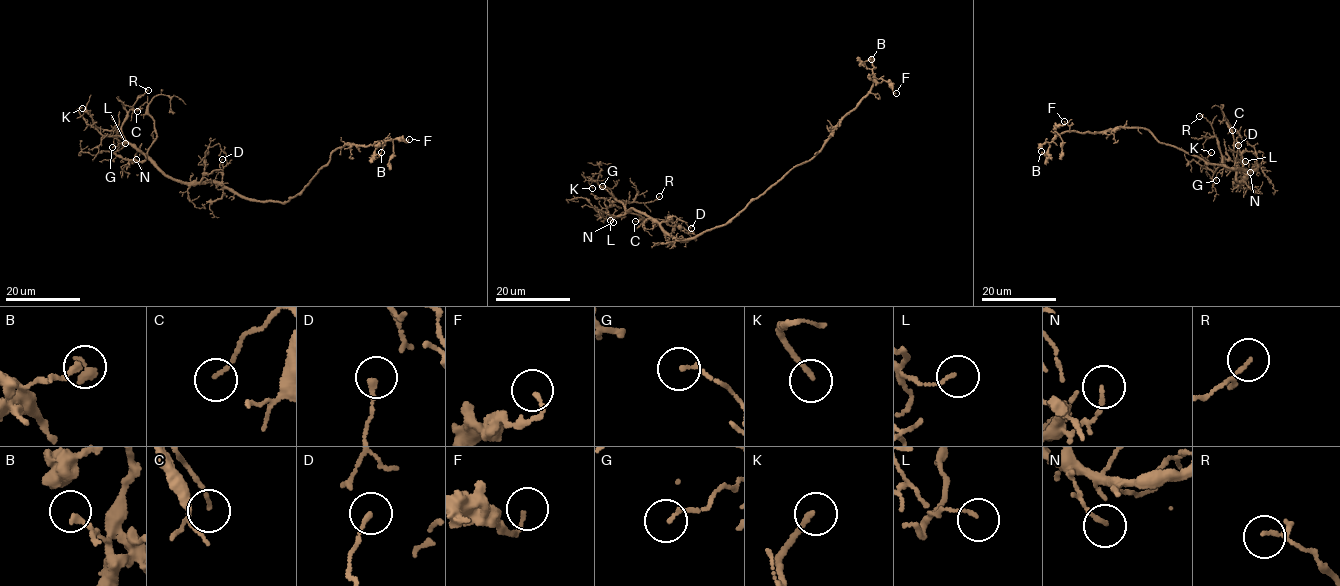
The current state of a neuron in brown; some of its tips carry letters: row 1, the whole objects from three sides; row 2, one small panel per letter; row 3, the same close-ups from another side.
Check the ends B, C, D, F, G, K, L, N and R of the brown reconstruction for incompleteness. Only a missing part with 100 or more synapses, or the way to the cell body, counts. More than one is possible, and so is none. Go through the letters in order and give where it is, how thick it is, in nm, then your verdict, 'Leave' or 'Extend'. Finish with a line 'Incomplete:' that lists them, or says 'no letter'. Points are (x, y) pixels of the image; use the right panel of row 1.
B: Place: (1041, 151). Thickness 110 nm. Leave
C: Place: (1232, 130). Thickness 100 nm. Leave
D: Place: (1238, 145). Thickness 160 nm. Leave
F: Place: (1064, 121). Thickness 140 nm. Leave
G: Place: (1216, 180). Thickness 130 nm. Leave
K: Place: (1211, 152). Thickness 160 nm. Extend
L: Place: (1245, 161). Thickness 110 nm. Leave
N: Place: (1250, 172). Thickness 140 nm. Leave
R: Place: (1199, 116). Thickness 70 nm. Leave
Incomplete: K

